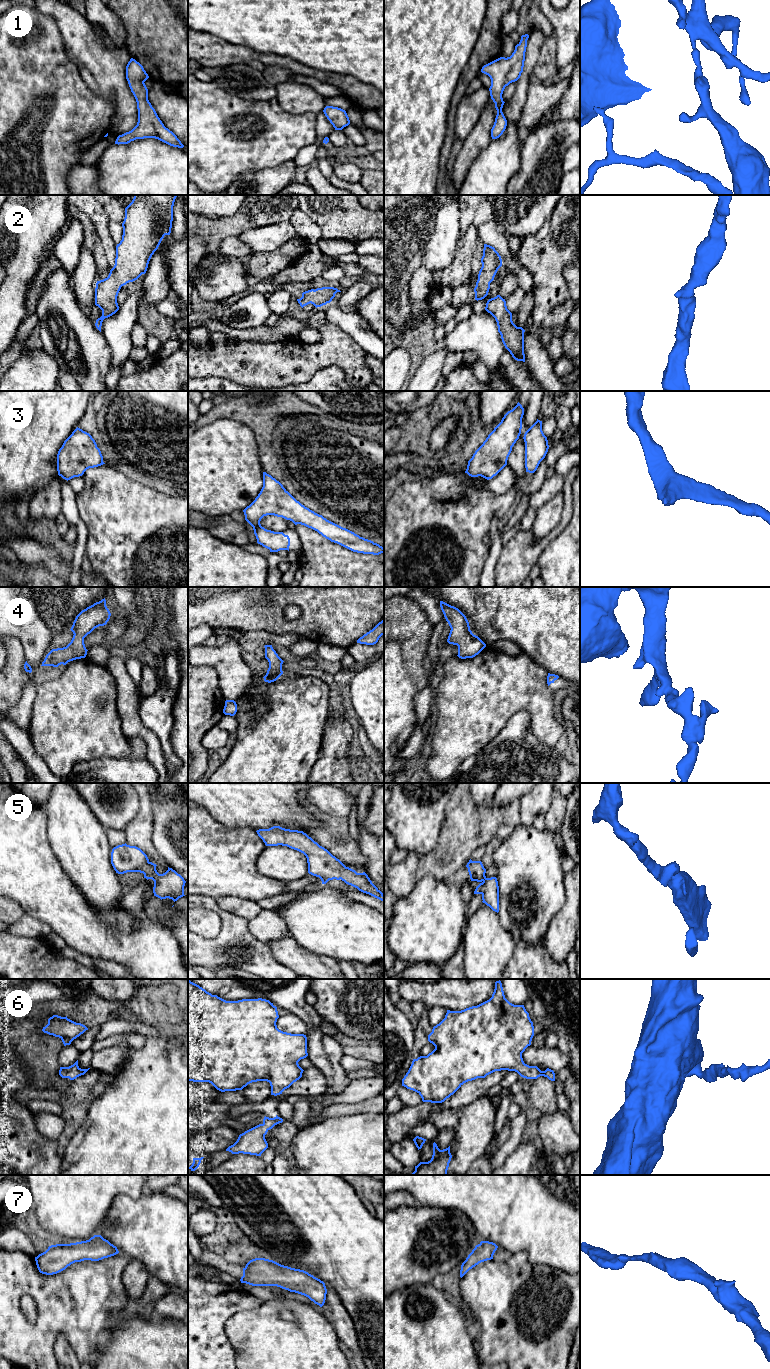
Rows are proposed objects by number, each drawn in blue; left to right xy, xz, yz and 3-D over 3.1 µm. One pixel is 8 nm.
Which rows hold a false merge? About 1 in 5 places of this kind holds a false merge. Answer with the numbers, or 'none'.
none

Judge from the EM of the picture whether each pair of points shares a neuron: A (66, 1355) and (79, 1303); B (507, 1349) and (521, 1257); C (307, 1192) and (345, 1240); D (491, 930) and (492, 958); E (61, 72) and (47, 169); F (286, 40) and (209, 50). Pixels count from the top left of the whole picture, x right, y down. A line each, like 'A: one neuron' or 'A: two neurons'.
A: two neurons
B: one neuron
C: one neuron
D: one neuron
E: one neuron
F: two neurons

